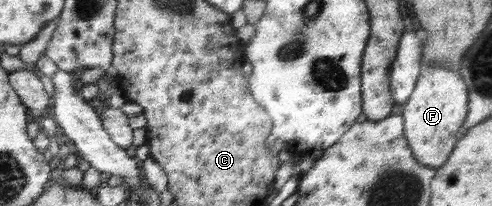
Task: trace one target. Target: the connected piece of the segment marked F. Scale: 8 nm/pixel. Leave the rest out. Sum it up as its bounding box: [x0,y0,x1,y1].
[399,65,470,167]

